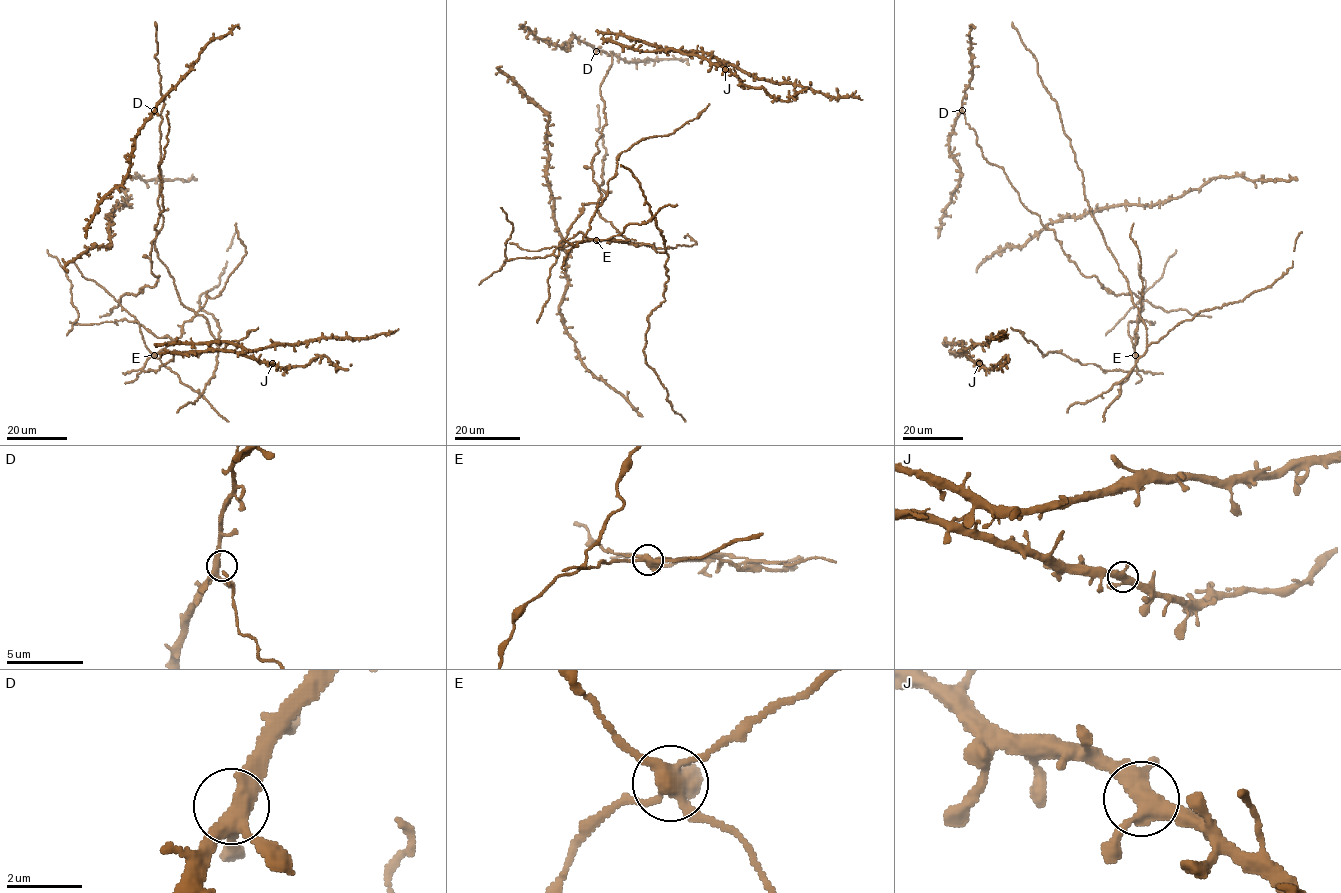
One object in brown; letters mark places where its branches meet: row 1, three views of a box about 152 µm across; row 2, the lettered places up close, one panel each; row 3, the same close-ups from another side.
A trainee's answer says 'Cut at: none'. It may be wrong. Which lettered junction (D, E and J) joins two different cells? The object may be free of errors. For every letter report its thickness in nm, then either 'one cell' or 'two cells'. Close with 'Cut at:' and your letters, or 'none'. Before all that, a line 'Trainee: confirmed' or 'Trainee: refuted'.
Trainee: refuted
D: 360 nm | one cell
E: 440 nm | two cells
J: 420 nm | one cell
Cut at: E

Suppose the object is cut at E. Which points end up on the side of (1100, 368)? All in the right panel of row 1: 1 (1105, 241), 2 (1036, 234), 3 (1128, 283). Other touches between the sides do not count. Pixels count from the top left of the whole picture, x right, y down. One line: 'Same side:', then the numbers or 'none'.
Same side: none

